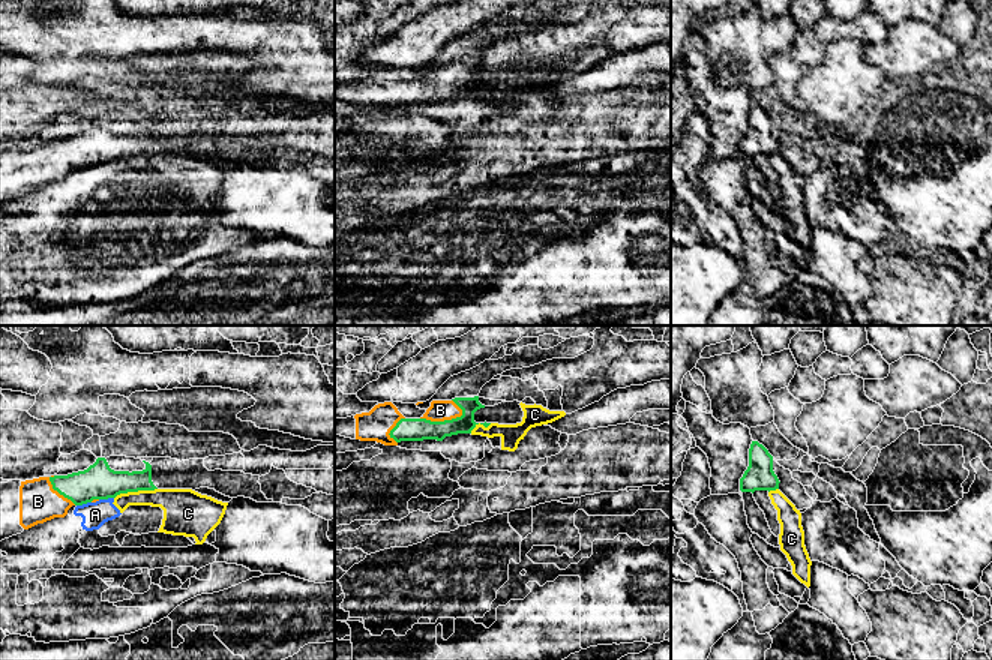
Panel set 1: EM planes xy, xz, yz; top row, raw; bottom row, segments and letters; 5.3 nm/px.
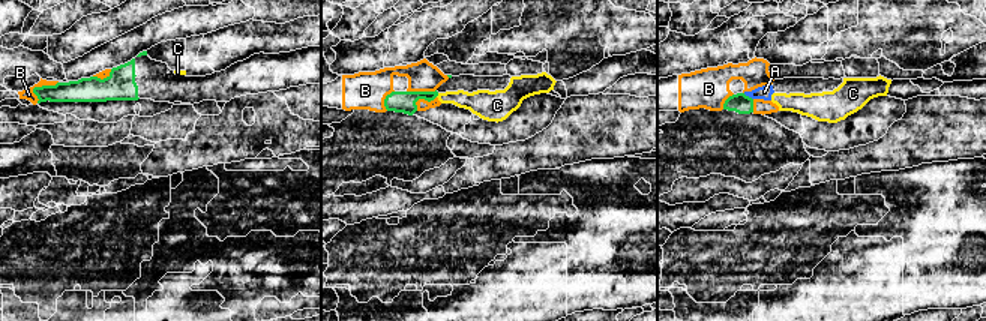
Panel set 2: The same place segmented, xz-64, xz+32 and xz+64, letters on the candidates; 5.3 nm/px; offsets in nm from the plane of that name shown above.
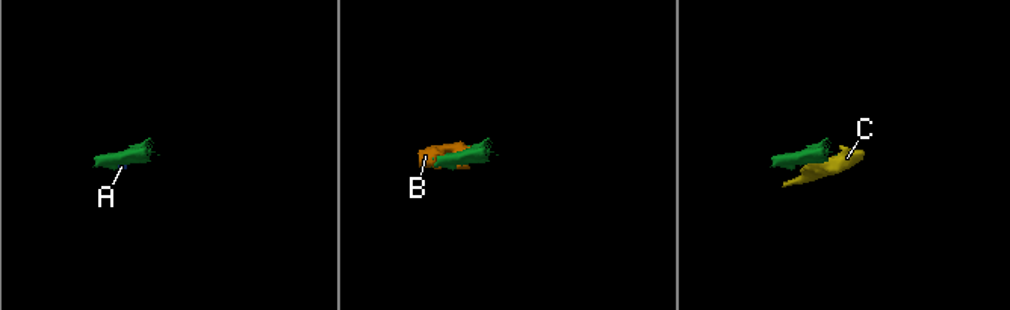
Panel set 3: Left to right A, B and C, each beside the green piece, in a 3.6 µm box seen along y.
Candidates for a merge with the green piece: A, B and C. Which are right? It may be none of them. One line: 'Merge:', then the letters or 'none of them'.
Merge: B

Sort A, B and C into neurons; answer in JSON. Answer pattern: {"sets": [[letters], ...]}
{"sets": [["A", "C"], ["B"]]}

